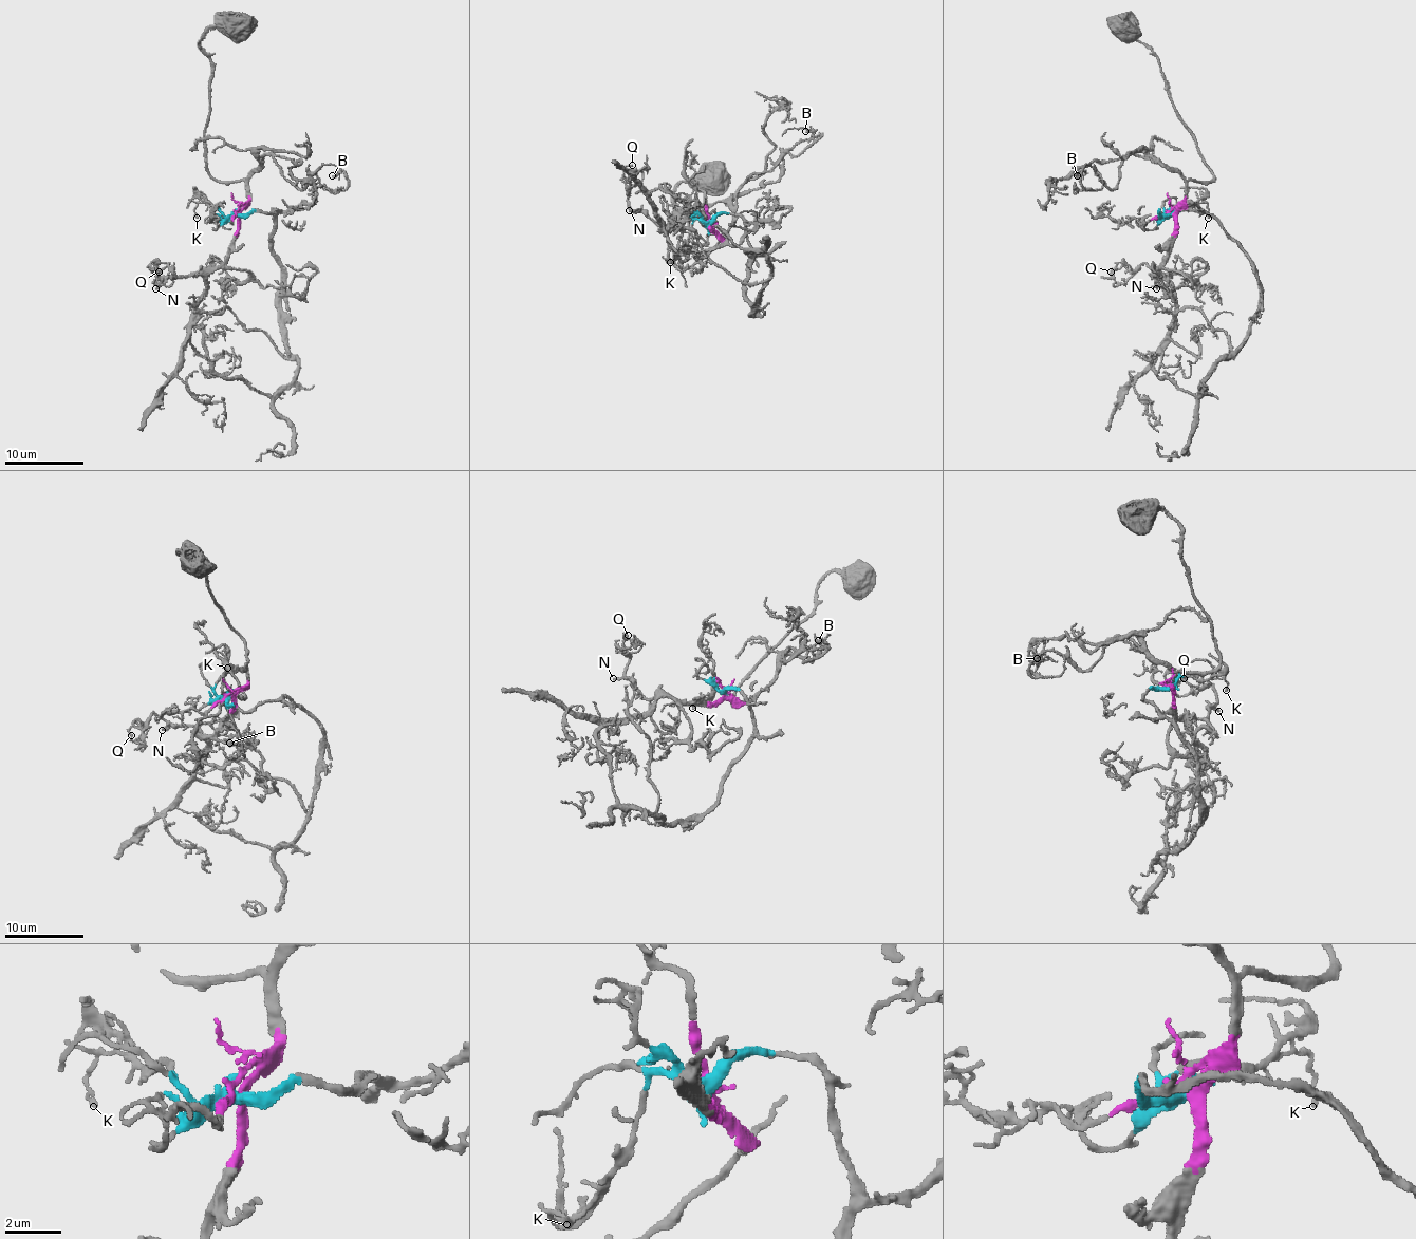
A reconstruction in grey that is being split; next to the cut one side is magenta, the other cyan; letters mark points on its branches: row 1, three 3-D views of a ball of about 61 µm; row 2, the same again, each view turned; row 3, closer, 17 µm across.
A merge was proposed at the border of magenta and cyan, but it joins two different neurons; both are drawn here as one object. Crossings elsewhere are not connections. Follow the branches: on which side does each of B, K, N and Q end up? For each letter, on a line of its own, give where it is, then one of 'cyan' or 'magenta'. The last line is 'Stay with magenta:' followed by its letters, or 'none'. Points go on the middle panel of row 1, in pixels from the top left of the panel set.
B: place (805, 131); magenta
K: place (670, 262); cyan
N: place (629, 210); magenta
Q: place (632, 165); magenta
Stay with magenta: B, N, Q

